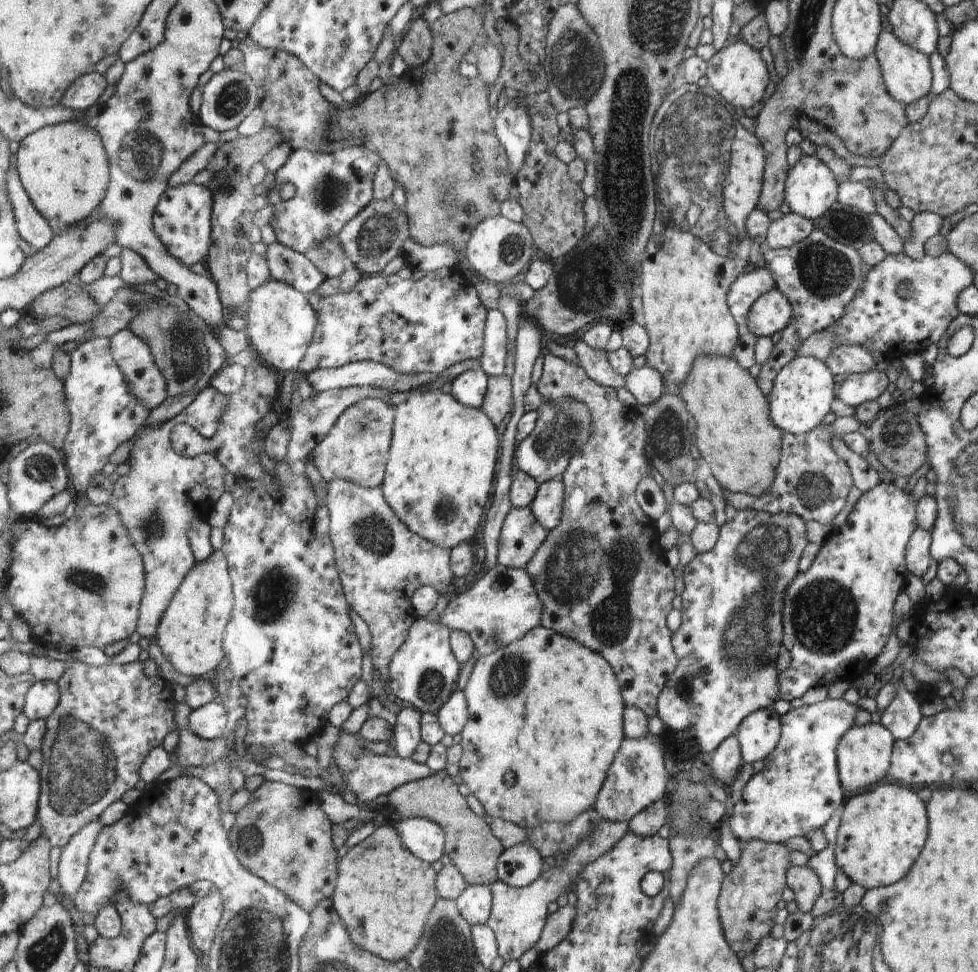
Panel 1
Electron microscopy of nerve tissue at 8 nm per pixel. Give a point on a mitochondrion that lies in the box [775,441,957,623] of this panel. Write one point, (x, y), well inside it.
(813, 490)

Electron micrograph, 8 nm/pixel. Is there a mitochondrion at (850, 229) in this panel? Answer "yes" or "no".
yes

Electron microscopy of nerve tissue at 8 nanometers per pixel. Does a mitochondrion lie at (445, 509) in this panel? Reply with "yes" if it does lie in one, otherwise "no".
yes

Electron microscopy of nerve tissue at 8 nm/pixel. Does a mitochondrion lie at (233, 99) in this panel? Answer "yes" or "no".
yes

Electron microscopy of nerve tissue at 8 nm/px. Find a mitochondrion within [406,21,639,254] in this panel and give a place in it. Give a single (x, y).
(573, 68)

